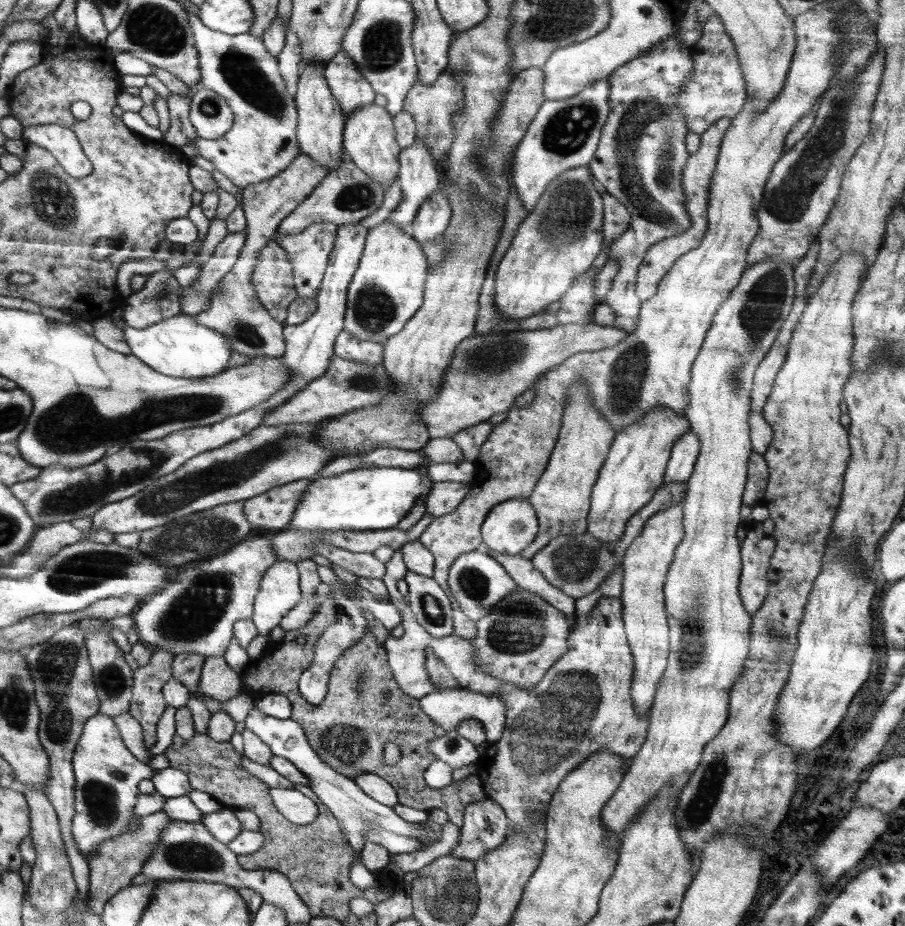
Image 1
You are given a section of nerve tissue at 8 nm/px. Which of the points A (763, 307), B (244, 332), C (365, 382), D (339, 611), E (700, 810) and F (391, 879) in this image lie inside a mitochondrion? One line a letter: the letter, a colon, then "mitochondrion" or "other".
A: mitochondrion
B: mitochondrion
C: mitochondrion
D: other
E: mitochondrion
F: other

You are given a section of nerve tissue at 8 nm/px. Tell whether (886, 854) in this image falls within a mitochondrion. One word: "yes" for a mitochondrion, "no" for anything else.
no

